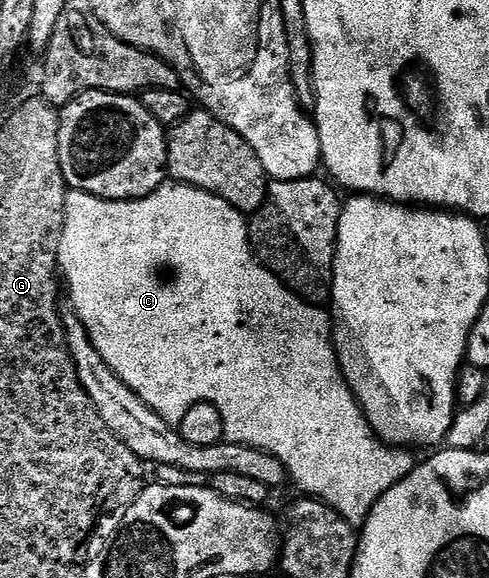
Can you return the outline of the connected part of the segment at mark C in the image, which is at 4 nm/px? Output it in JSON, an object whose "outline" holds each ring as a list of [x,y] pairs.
{"outline":[[[167,182],[161,184],[150,196],[139,200],[105,200],[87,192],[67,191],[64,230],[58,247],[58,267],[61,279],[70,287],[70,300],[74,312],[84,322],[96,350],[104,357],[104,362],[116,370],[116,374],[133,390],[140,394],[142,401],[164,422],[175,426],[181,424],[184,414],[197,404],[214,404],[226,427],[225,439],[232,444],[247,444],[256,450],[264,450],[280,458],[289,479],[299,488],[299,493],[315,500],[323,500],[329,508],[337,510],[348,523],[355,526],[365,524],[372,506],[385,492],[392,490],[396,482],[403,480],[414,469],[415,453],[401,446],[391,447],[375,436],[370,428],[362,407],[352,394],[350,385],[342,375],[338,365],[338,355],[334,349],[332,316],[325,307],[309,304],[299,298],[292,289],[286,287],[277,276],[259,262],[250,246],[248,220],[228,202],[218,196],[194,188],[191,184]]]}

